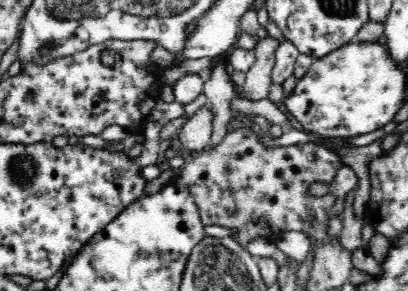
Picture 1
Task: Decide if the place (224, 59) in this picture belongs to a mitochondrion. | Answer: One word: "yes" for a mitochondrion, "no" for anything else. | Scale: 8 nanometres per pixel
no

